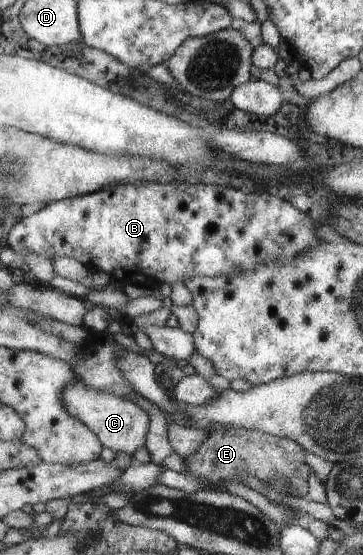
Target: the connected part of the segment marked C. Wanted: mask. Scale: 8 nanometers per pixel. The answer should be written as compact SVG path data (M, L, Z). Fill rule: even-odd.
M77 377L77 382L71 382L63 388L61 404L69 416L83 421L83 424L95 434L102 447L107 447L114 453L123 452L127 456L132 456L145 442L149 426L148 414L121 396L89 388Z

